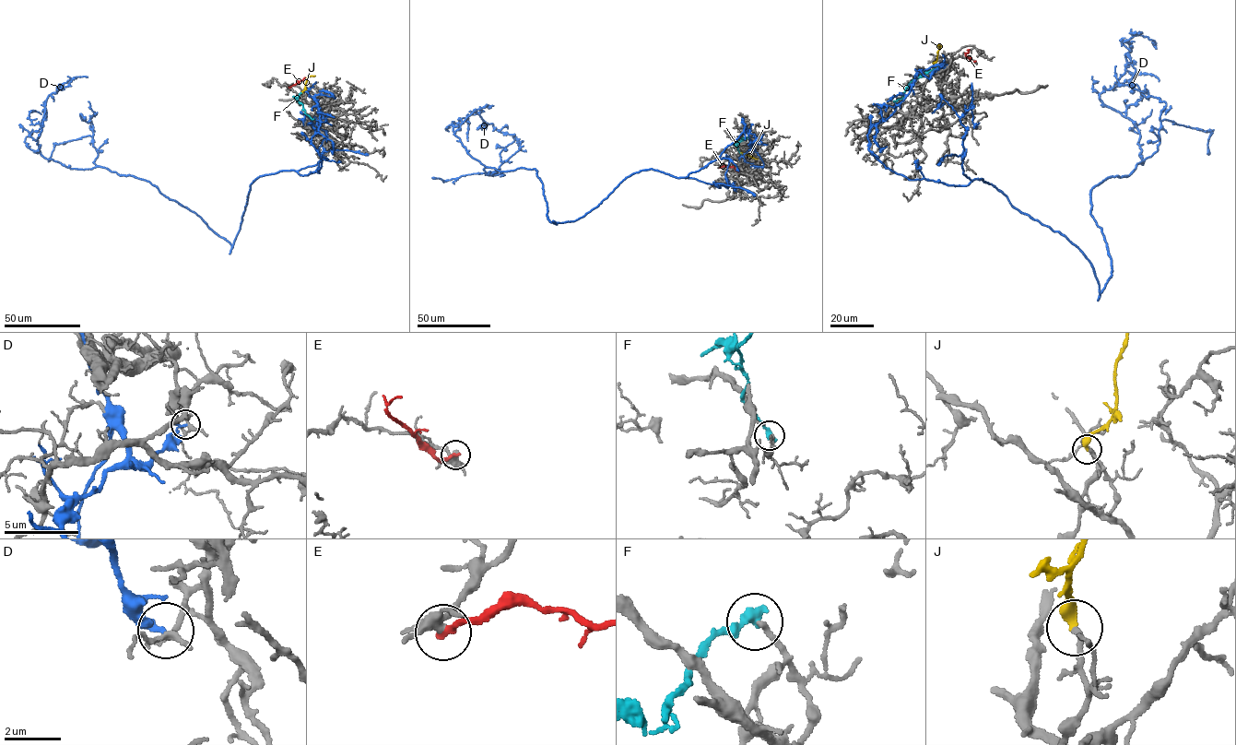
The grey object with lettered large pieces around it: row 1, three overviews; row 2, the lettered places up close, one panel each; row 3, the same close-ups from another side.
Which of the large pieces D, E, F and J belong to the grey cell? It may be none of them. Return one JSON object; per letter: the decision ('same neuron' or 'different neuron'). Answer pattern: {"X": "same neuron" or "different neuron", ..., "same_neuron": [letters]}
{"D": "different neuron", "E": "different neuron", "F": "different neuron", "J": "same neuron", "same_neuron": ["J"]}

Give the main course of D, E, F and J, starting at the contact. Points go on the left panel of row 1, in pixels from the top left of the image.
D: (329, 113), (316, 164), (253, 180), (232, 247), (148, 182), (41, 154), (46, 100), (62, 88)
E: (288, 87), (304, 77)
F: (302, 92), (297, 100), (305, 113), (313, 118)
J: (302, 92), (307, 77), (314, 76)

